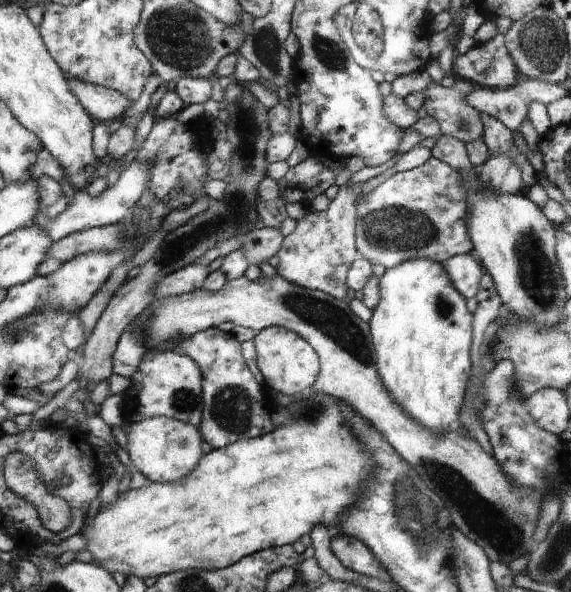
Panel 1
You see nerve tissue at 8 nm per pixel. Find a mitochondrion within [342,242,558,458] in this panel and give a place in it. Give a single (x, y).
(443, 305)

